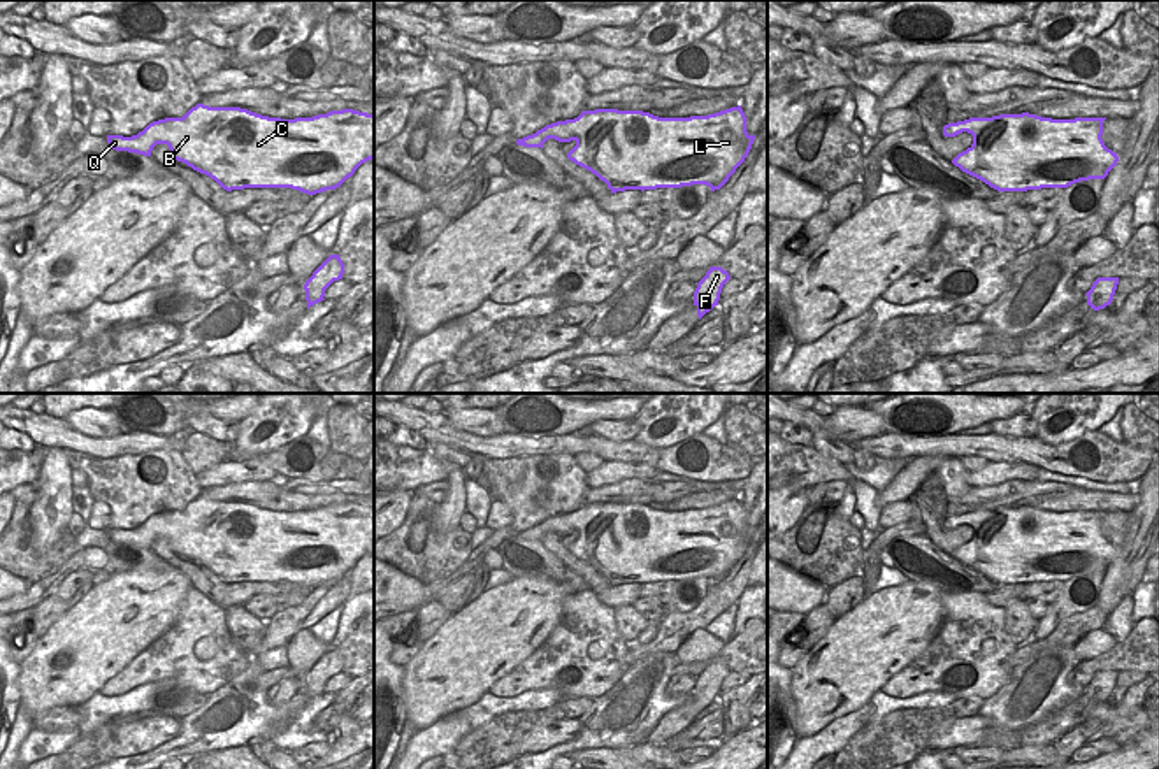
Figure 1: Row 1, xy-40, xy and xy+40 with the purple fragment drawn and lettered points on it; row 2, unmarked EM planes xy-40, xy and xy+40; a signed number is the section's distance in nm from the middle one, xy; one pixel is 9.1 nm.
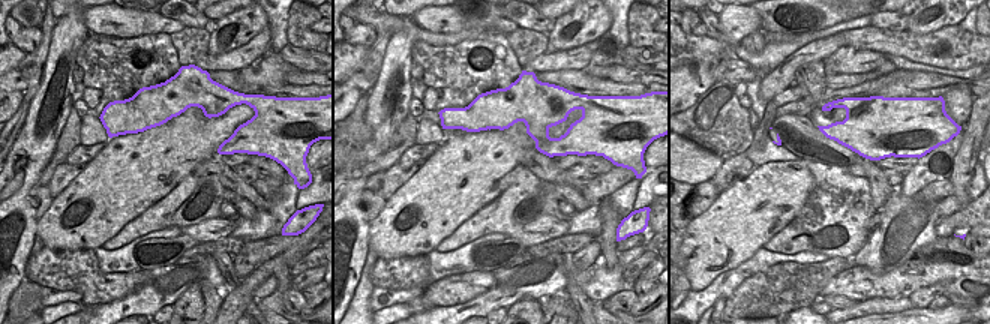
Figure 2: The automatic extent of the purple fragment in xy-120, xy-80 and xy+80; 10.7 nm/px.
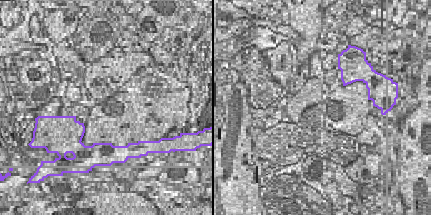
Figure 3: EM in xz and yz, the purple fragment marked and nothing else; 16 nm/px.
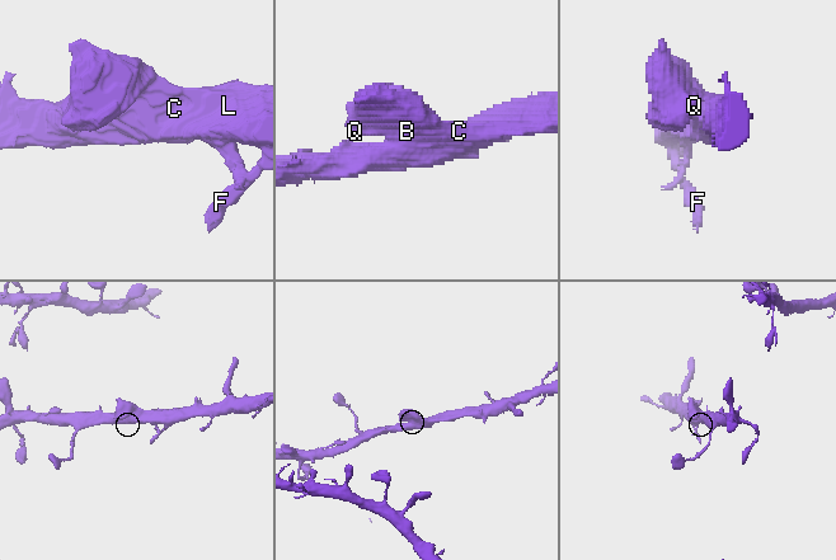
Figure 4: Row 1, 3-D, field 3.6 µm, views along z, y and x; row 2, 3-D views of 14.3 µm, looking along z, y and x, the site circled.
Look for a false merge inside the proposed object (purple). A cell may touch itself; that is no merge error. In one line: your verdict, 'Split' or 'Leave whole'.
Leave whole.

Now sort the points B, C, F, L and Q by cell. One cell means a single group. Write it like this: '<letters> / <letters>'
B C F L Q

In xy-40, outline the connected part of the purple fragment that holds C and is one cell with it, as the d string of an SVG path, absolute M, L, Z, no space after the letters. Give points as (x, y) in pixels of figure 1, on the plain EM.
M197 497L183 511L165 511L149 516L132 530L107 528L109 541L151 550L156 537L167 537L172 551L209 569L223 583L292 581L307 588L339 581L355 564L374 551L374 507L342 502L313 511L269 511L241 500L209 500Z

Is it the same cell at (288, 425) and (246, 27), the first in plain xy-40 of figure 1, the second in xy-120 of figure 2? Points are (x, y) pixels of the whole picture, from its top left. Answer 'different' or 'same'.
same

